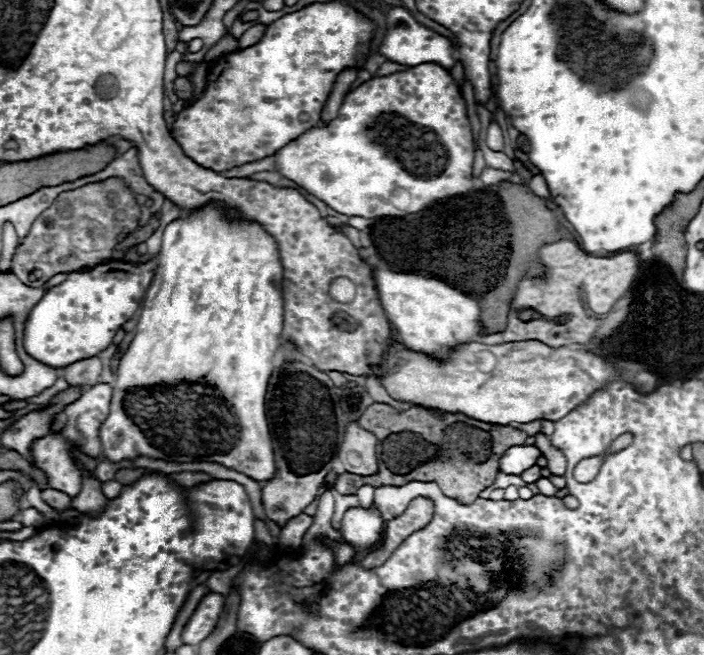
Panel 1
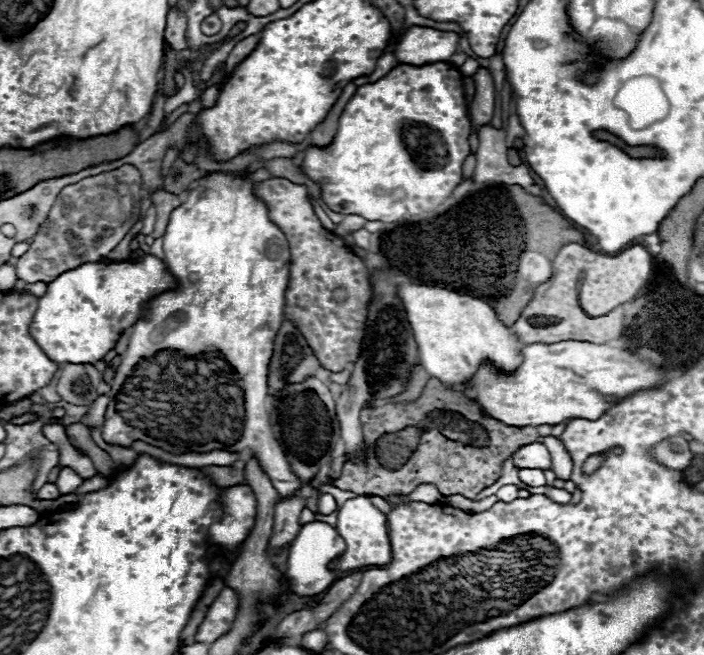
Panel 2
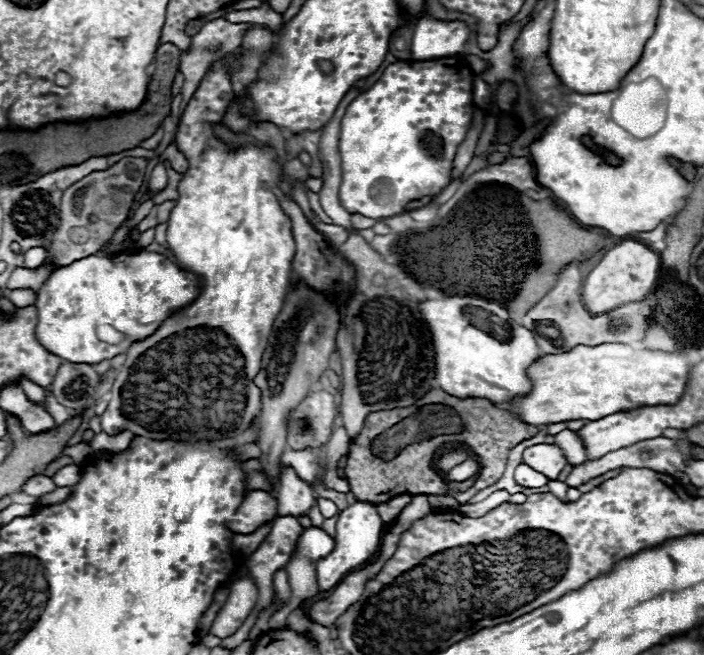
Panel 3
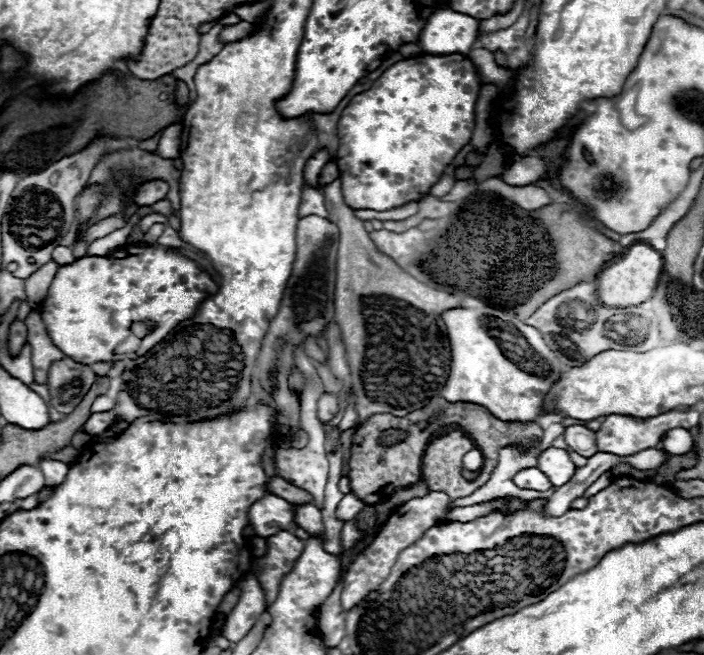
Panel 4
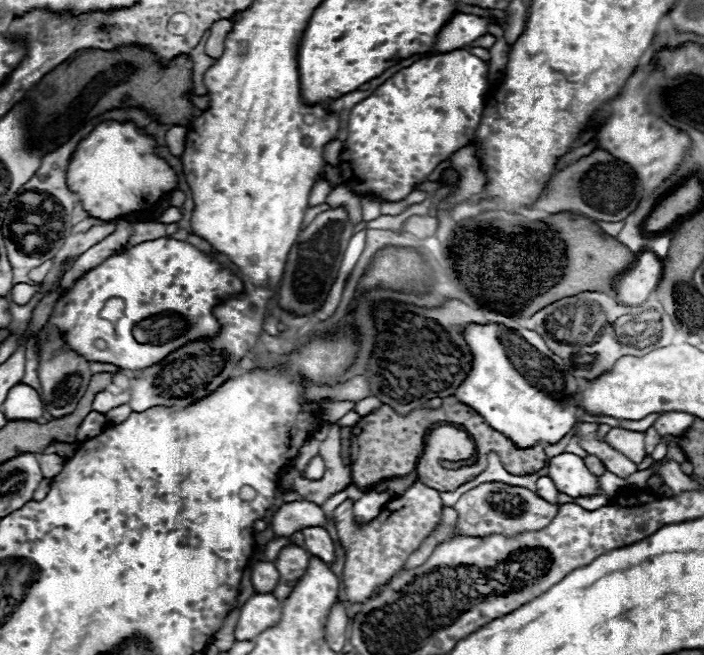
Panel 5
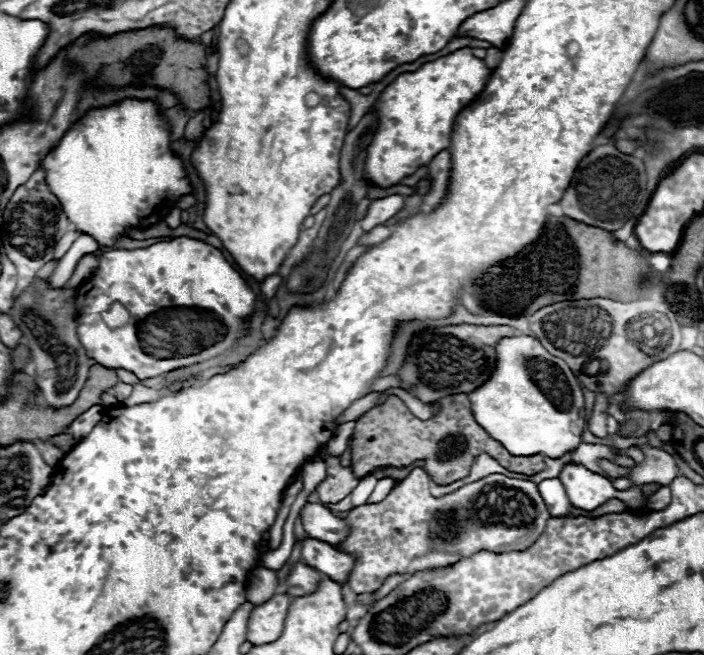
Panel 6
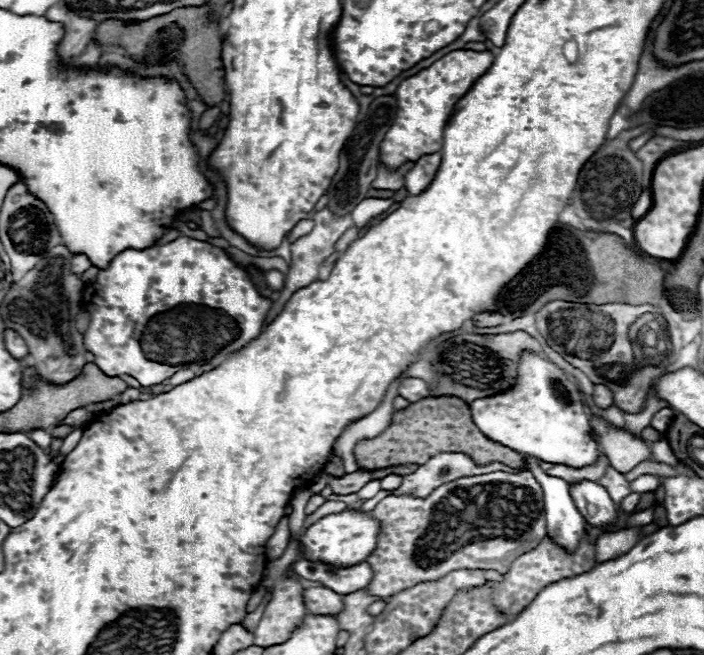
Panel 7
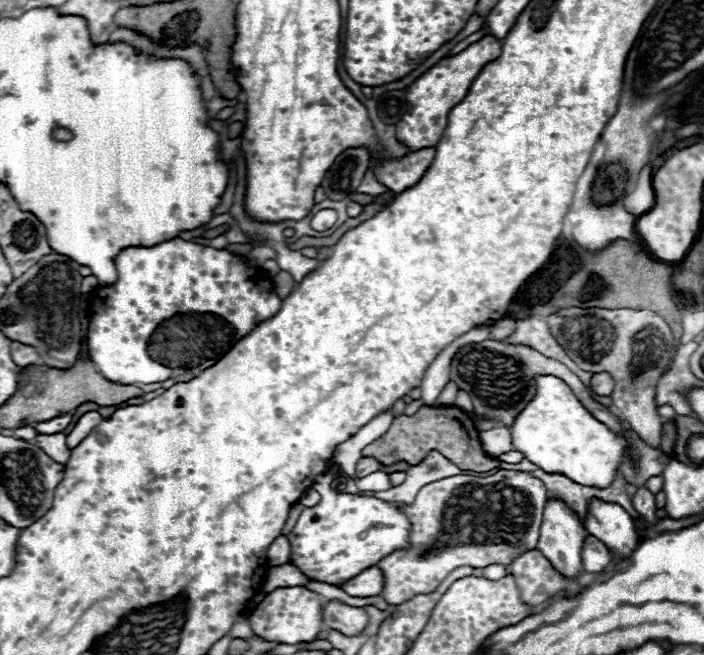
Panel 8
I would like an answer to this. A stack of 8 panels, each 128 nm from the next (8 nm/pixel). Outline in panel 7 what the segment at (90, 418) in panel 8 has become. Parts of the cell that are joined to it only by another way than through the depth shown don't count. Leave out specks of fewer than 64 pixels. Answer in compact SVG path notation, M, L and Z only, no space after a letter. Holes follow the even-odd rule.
M86 422L84 426L80 426L80 428L72 430L72 432L64 438L64 444L62 444L62 450L60 450L64 456L66 456L66 454L70 454L70 452L76 448L76 444L78 444L78 440L82 438L82 434L84 434L84 428L86 428L86 426L88 426L88 422Z

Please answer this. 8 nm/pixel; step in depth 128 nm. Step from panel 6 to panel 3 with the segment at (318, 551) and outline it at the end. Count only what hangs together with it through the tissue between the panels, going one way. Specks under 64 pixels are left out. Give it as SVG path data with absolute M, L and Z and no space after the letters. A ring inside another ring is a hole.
M292 468L280 472L280 498L278 498L278 514L302 518L310 514L314 504L312 488L298 480Z

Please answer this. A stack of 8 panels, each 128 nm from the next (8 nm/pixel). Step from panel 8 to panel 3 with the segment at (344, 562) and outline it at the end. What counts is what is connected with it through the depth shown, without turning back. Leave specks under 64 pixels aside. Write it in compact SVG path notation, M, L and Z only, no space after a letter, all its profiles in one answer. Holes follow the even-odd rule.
M252 490L240 504L234 520L230 520L230 530L236 534L252 534L266 522L272 522L278 514L278 500L262 490Z

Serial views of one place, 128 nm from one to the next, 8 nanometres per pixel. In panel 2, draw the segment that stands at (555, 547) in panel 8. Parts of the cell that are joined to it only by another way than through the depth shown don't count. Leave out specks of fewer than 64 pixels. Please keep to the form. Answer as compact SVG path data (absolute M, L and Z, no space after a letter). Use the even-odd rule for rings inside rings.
M522 468L518 472L520 480L528 486L544 486L546 484L546 478L544 478L544 472L538 470L538 468Z

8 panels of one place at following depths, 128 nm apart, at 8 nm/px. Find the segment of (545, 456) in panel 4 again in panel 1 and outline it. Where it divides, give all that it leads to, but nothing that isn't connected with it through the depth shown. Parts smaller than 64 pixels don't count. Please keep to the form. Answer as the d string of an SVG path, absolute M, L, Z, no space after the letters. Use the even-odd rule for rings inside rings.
M512 446L502 456L500 470L506 474L520 474L520 472L532 468L540 456L542 454L536 446Z

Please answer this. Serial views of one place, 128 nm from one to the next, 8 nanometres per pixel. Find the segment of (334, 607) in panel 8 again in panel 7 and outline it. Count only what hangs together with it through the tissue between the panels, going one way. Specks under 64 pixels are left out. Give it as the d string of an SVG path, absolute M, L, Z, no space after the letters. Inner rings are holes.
M312 586L306 590L306 606L312 614L330 614L330 616L338 616L344 610L344 602L340 598L340 594L332 592L326 586Z

